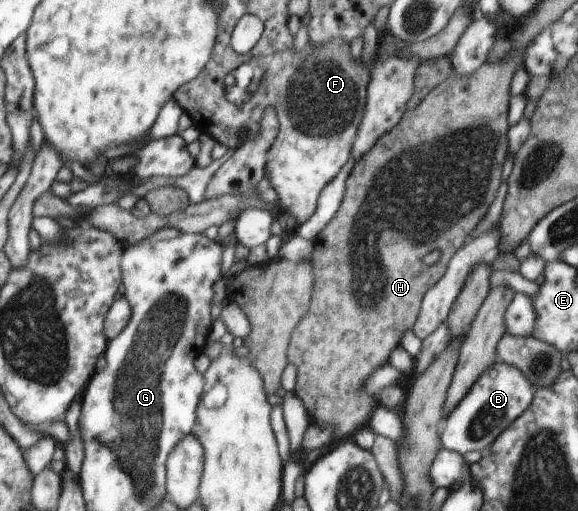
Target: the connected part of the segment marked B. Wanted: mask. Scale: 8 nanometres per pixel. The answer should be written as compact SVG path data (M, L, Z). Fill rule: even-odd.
M496 360L487 367L445 416L441 447L459 453L484 452L532 403L532 384L513 365Z

